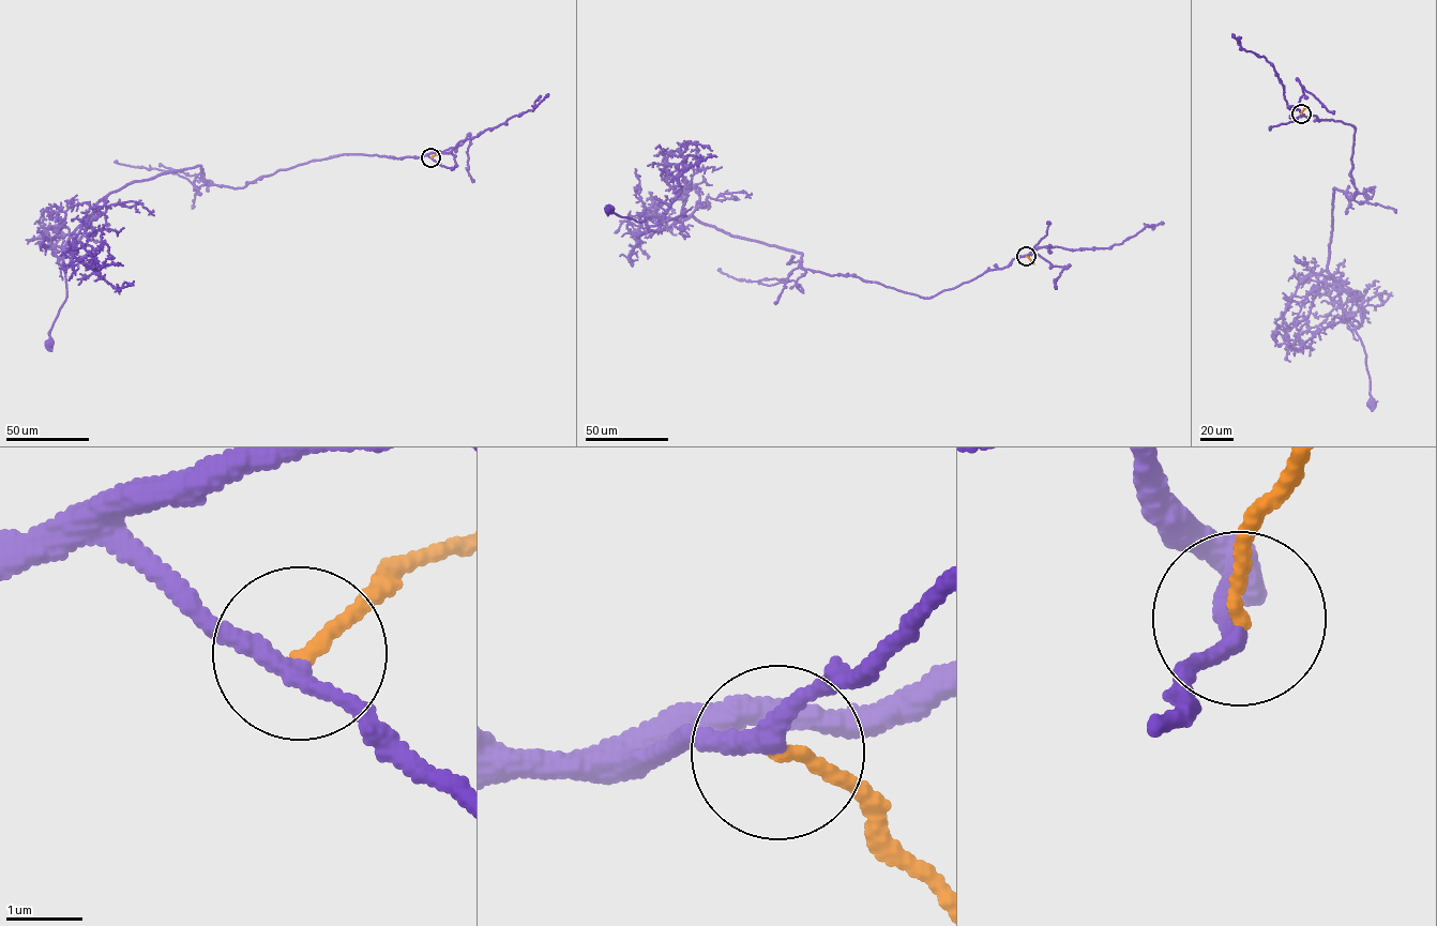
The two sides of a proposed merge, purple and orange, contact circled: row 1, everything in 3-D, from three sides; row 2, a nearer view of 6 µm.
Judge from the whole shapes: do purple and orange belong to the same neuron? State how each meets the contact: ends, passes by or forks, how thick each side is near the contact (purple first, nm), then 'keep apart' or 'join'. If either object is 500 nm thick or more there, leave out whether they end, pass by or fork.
purple passes by | orange ends | 240/170 nm | join

